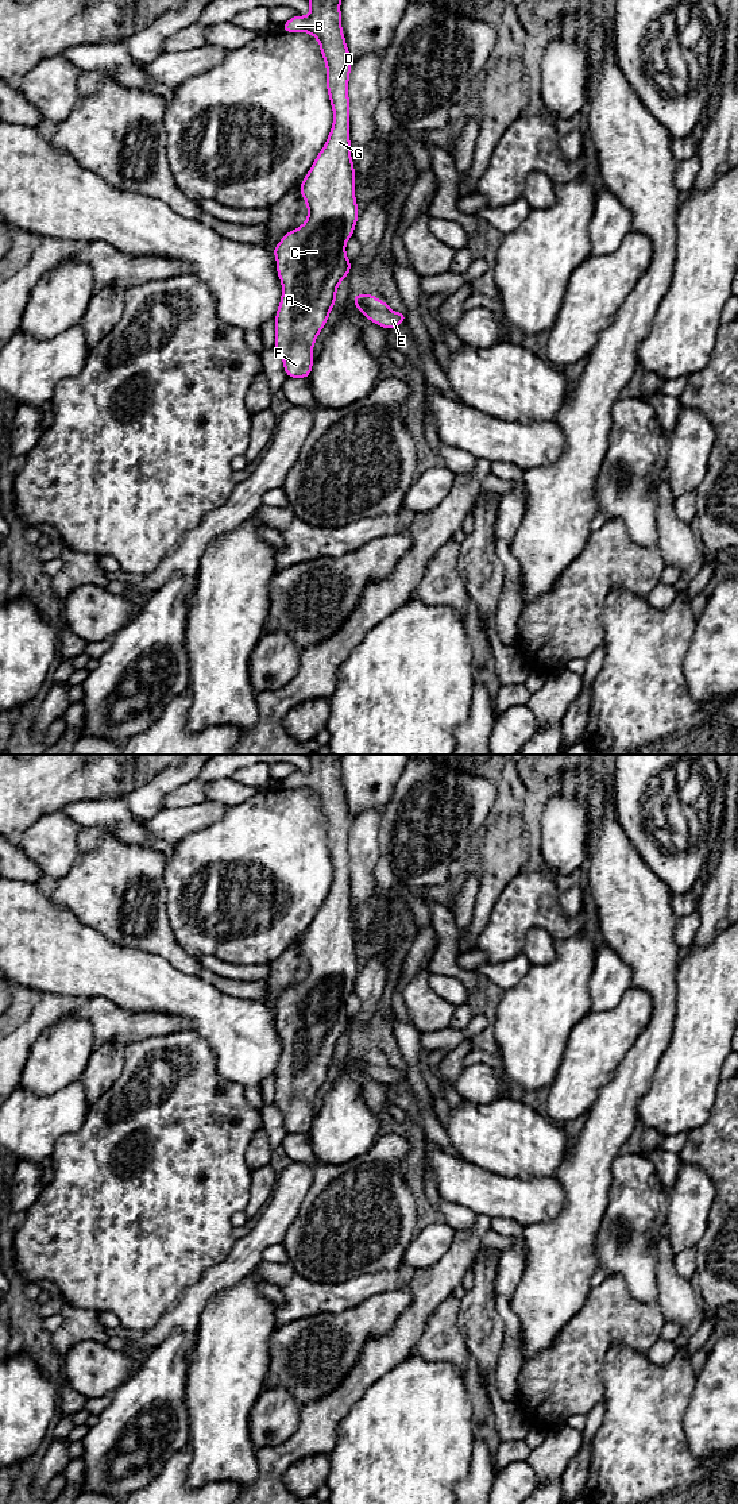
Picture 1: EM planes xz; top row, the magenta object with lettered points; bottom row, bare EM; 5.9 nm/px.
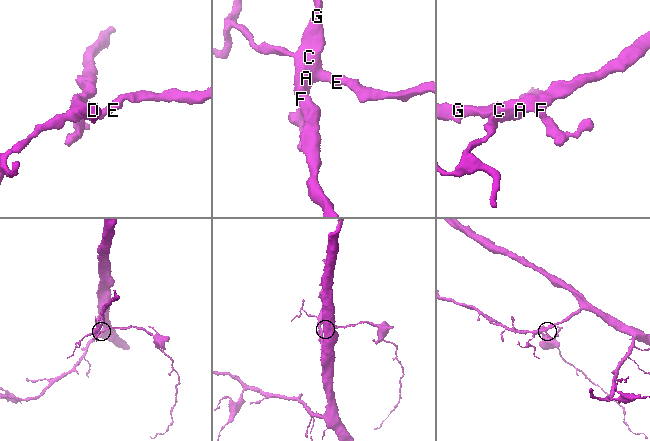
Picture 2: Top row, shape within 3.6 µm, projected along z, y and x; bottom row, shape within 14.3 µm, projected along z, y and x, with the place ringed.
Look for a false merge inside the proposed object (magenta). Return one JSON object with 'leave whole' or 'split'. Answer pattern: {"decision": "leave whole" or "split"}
{"decision": "leave whole"}

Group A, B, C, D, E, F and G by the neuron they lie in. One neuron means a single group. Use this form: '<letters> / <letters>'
A B C D E F G

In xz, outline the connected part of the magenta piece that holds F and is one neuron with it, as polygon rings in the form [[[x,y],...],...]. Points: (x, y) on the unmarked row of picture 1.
[[[309,755],[310,771],[295,771],[282,780],[283,788],[309,788],[320,798],[327,822],[327,847],[333,865],[329,892],[300,940],[308,961],[308,975],[297,986],[289,987],[274,1003],[277,1029],[282,1040],[282,1053],[275,1071],[277,1092],[274,1104],[283,1117],[289,1134],[309,1134],[313,1102],[325,1083],[336,1060],[339,1040],[349,1030],[352,1019],[345,1010],[345,999],[353,992],[359,973],[355,955],[355,922],[351,914],[348,837],[352,815],[341,784],[341,755]]]

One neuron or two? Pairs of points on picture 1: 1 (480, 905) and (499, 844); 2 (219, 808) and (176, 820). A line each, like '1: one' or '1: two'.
1: one
2: one

